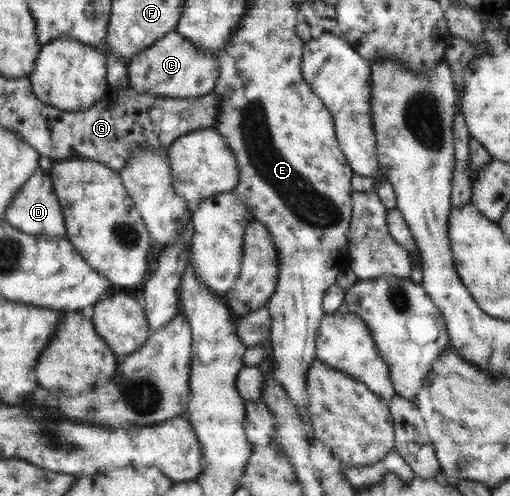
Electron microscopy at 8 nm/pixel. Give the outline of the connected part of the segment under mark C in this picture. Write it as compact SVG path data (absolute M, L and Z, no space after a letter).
M175 30L157 39L143 51L138 51L128 63L129 87L137 93L147 93L159 97L196 98L214 90L219 79L217 56L195 47L186 37Z

